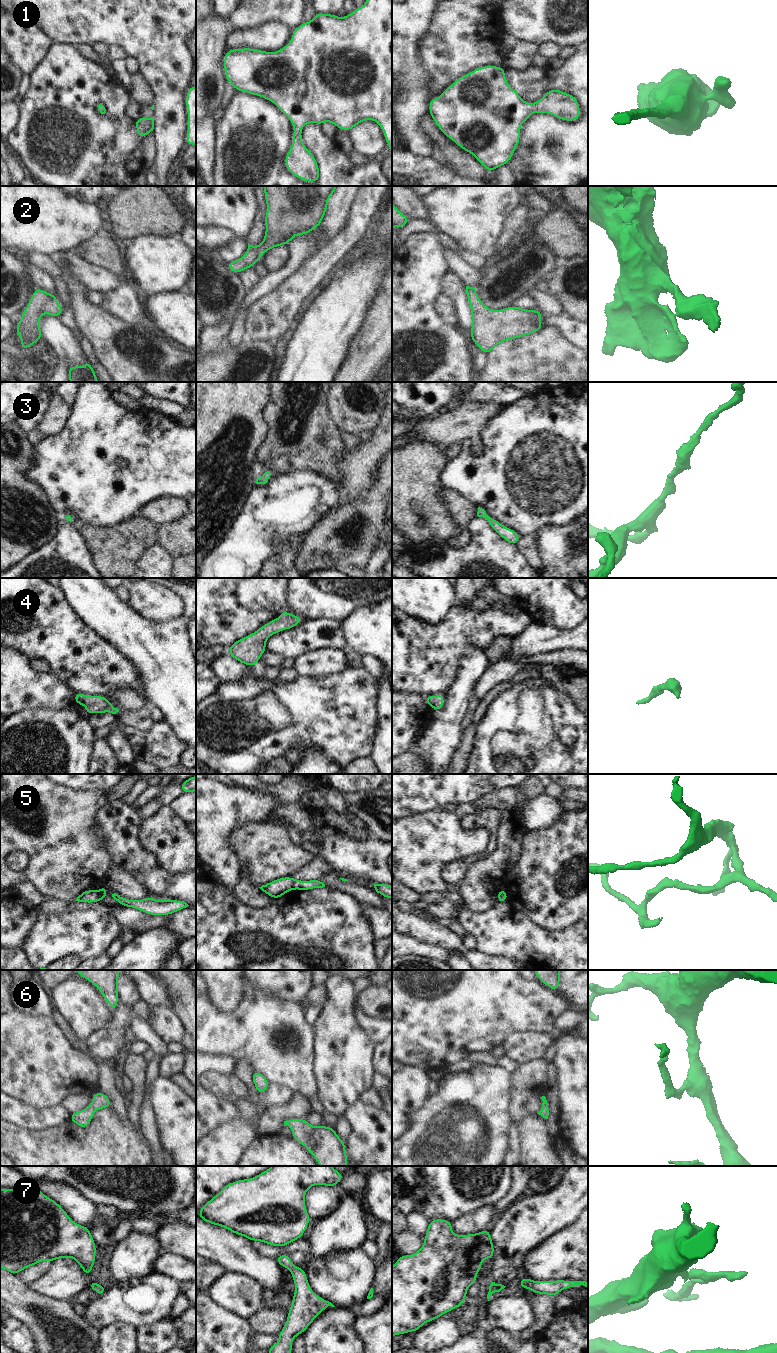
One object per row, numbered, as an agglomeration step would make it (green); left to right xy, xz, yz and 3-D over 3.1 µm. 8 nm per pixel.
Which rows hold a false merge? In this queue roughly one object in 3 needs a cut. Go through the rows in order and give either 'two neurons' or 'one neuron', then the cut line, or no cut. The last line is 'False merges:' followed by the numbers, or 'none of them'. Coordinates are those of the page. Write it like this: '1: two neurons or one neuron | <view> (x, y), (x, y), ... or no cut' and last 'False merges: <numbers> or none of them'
1: one neuron | no cut
2: one neuron | no cut
3: one neuron | no cut
4: one neuron | no cut
5: two neurons | xy (97, 891), (98, 900)
6: one neuron | no cut
7: one neuron | no cut
False merges: 5

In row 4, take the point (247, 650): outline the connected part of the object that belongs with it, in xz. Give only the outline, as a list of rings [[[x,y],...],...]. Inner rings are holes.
[[[282,610],[280,617],[261,626],[257,631],[249,634],[229,646],[228,654],[235,660],[247,666],[256,667],[260,657],[266,651],[266,640],[282,630],[289,630],[303,622],[297,615]]]

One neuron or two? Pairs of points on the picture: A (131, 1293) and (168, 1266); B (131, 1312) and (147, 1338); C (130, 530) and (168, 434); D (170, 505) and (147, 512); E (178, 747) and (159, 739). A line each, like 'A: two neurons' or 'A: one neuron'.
A: two neurons
B: two neurons
C: two neurons
D: one neuron
E: one neuron

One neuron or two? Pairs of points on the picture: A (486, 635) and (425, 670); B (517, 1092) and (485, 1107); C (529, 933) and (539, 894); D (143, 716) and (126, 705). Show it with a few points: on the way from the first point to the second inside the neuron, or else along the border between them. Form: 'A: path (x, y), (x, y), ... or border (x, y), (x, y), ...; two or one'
A: path (470, 635), (457, 635), (438, 654); one
B: border (508, 1074), (509, 1120); two
C: border (511, 911), (519, 911), (535, 924), (554, 931); two
D: border (147, 705), (132, 711), (119, 711); two

